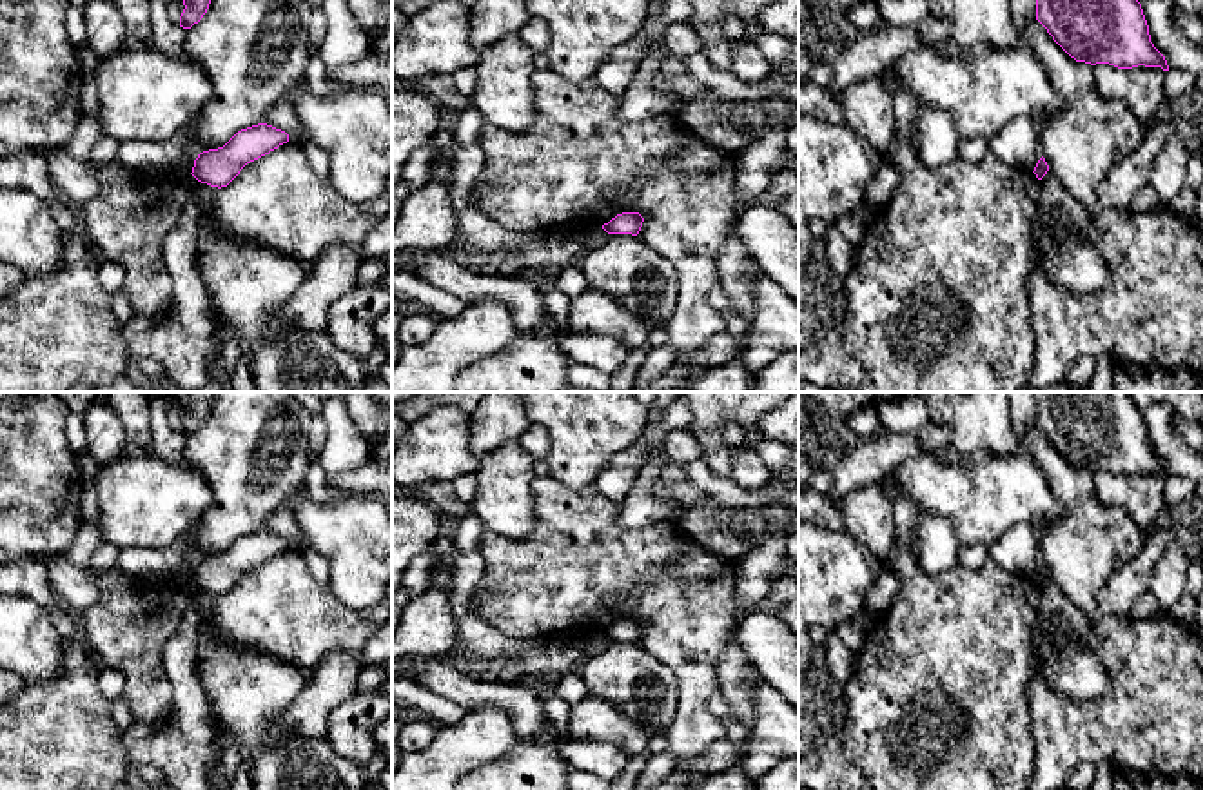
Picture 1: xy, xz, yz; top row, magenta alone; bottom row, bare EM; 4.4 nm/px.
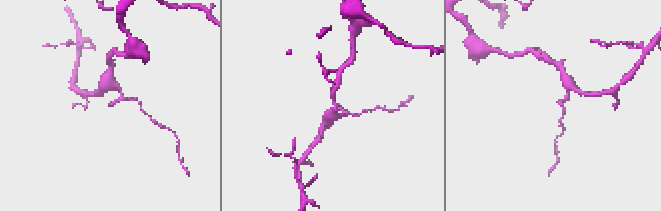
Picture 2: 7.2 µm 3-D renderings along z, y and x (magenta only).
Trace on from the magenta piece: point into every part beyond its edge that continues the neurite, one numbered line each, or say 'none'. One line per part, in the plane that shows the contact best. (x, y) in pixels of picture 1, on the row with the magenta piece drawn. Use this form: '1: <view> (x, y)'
none

